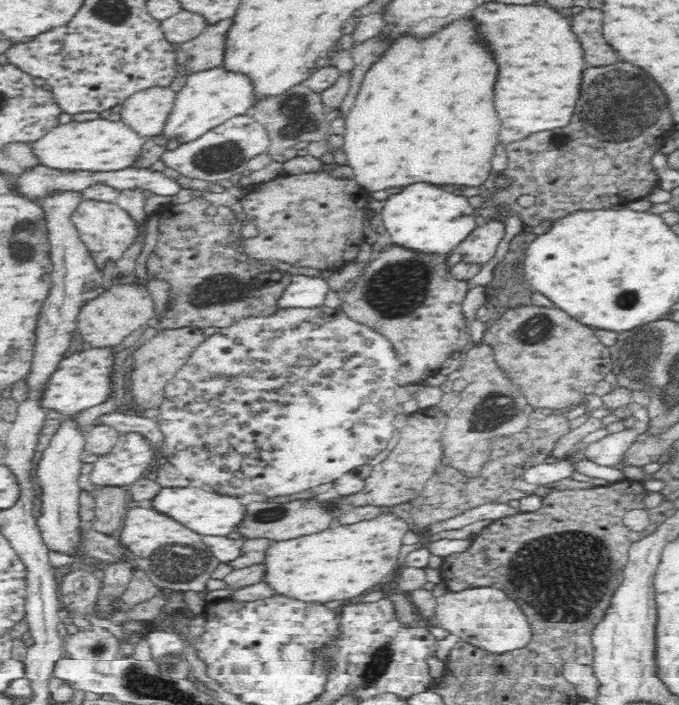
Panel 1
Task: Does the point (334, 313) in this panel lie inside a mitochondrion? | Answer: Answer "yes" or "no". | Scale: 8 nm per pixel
no

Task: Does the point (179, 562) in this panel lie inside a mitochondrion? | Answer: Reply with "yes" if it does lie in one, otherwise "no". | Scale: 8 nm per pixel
yes

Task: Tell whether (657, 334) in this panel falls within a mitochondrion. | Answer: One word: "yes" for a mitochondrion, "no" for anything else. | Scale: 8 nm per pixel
yes

